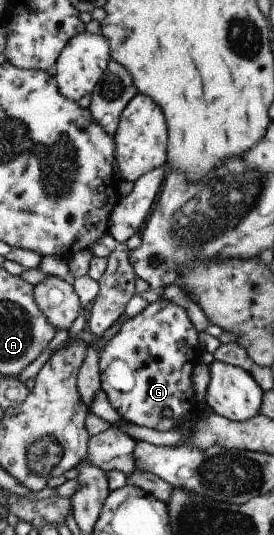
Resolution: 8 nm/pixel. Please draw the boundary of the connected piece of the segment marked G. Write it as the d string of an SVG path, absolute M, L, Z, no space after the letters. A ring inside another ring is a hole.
M161 299L152 302L143 312L125 321L121 330L112 339L106 342L106 345L99 351L99 354L96 355L96 361L102 372L102 390L107 393L107 398L111 406L116 408L117 412L119 412L126 421L136 426L159 429L160 431L173 430L175 429L174 426L182 421L182 418L186 415L185 412L189 413L191 404L197 404L195 390L193 390L193 382L191 382L191 380L193 380L193 366L195 366L195 363L201 363L201 356L203 356L203 351L199 348L201 342L199 342L199 334L197 334L197 332L198 330L191 320L188 310L185 310L185 307L179 306L169 299Z

